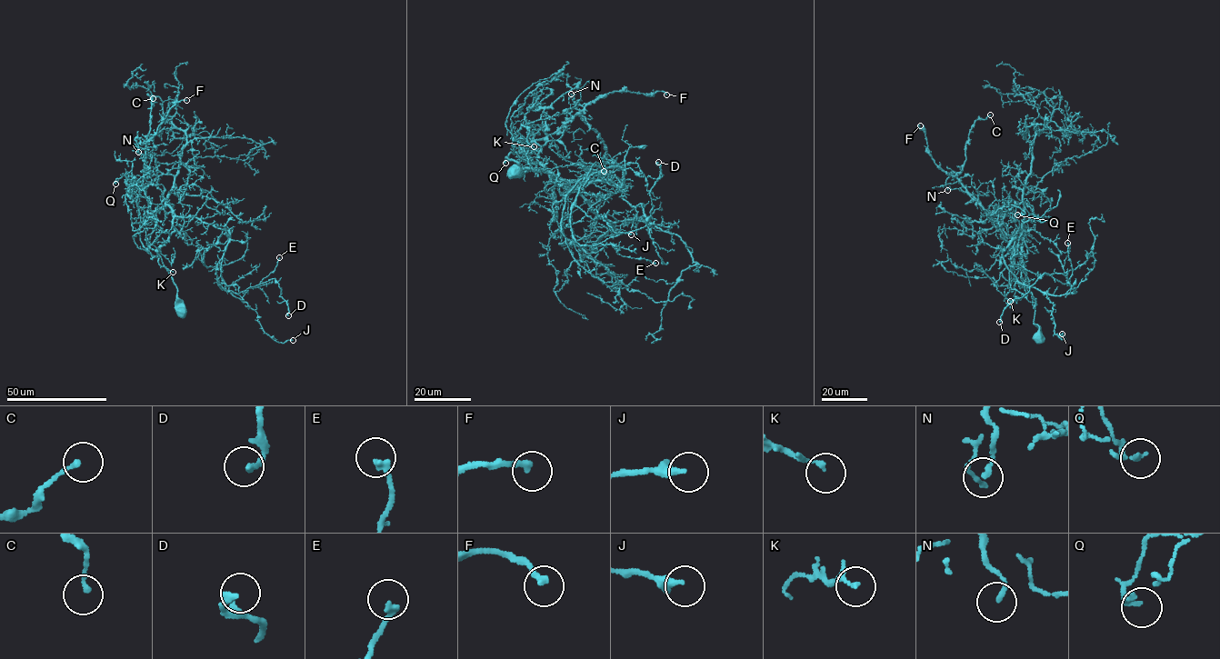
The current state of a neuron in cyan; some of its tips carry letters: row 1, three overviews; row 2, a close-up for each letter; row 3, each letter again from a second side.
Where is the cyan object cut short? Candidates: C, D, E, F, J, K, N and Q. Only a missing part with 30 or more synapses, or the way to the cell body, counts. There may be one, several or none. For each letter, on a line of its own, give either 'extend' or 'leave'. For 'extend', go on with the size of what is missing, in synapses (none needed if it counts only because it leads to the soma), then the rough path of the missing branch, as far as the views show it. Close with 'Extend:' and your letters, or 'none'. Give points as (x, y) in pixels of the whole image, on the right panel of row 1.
C: leave
D: leave
E: leave
F: leave
J: leave
K: leave
N: leave
Q: leave
Extend: none

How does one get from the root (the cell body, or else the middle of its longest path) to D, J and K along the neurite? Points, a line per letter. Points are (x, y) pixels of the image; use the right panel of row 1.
D: (1038, 338), (1017, 231), (1003, 256), (1017, 279), (1055, 295), (1075, 292), (1044, 273), (1005, 307), (999, 322)
J: (1038, 338), (1017, 231), (1004, 262), (1053, 303), (1054, 334), (1063, 339), (1062, 334)
K: (1038, 338), (1021, 253), (1023, 224), (1014, 238), (1016, 255), (994, 284), (1010, 301)

